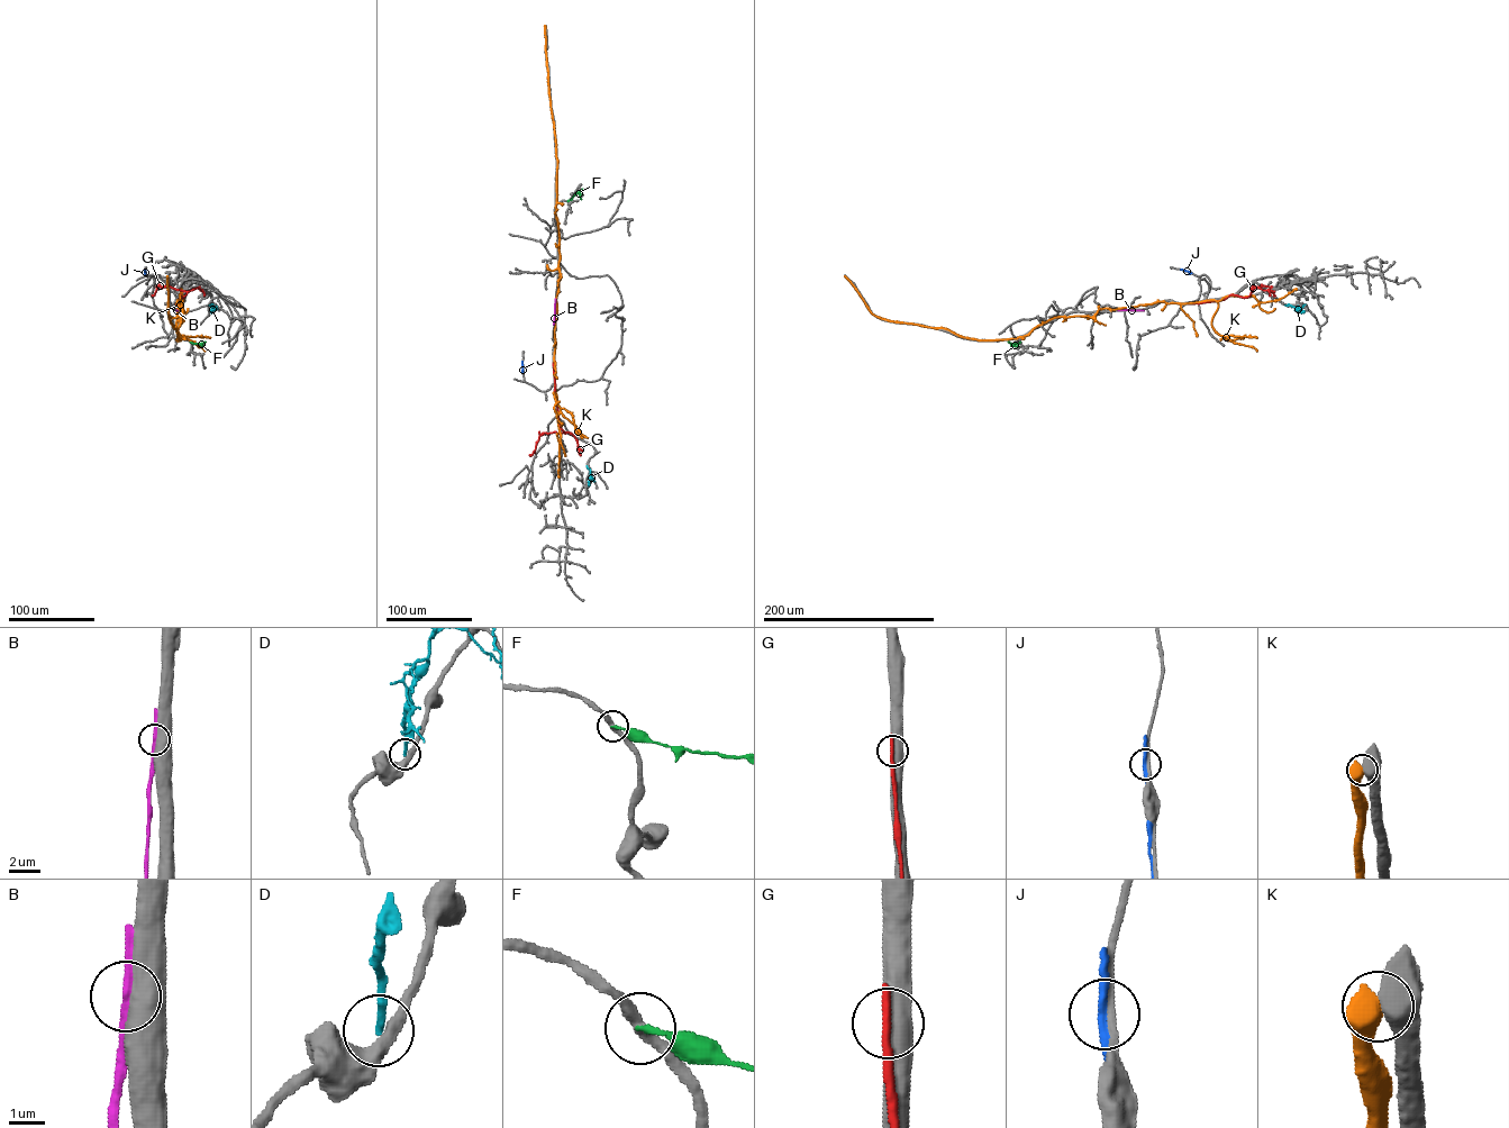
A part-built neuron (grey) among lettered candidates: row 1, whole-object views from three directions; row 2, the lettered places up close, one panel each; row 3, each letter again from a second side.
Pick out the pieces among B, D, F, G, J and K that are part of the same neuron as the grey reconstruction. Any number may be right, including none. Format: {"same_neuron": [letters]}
{"same_neuron": []}

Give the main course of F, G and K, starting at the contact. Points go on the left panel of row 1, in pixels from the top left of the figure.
F: (190, 342), (203, 345)
G: (175, 303), (187, 292), (158, 285), (152, 296)
K: (167, 276), (167, 312), (179, 338), (182, 309), (176, 303), (178, 300), (178, 334), (205, 351)

